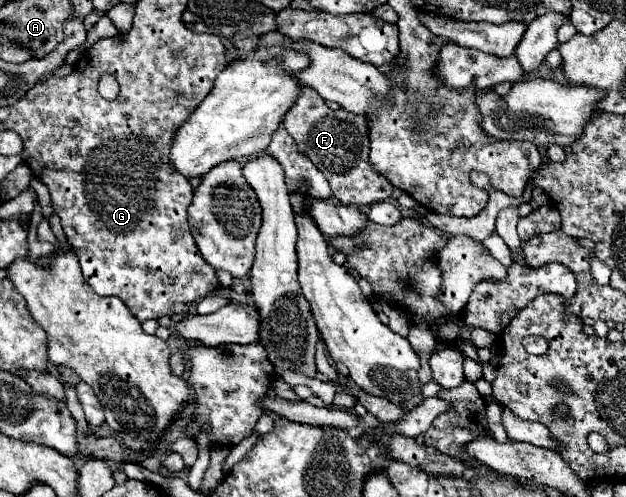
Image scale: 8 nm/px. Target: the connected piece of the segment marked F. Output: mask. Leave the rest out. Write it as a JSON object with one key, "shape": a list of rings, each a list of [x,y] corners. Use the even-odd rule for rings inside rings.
{"shape":[[[310,87],[302,89],[302,97],[292,105],[284,117],[284,127],[298,145],[298,151],[306,155],[316,167],[322,167],[333,196],[343,205],[372,205],[392,197],[394,185],[378,173],[370,159],[370,123],[364,115],[354,115],[346,109],[332,111],[324,99]]]}

